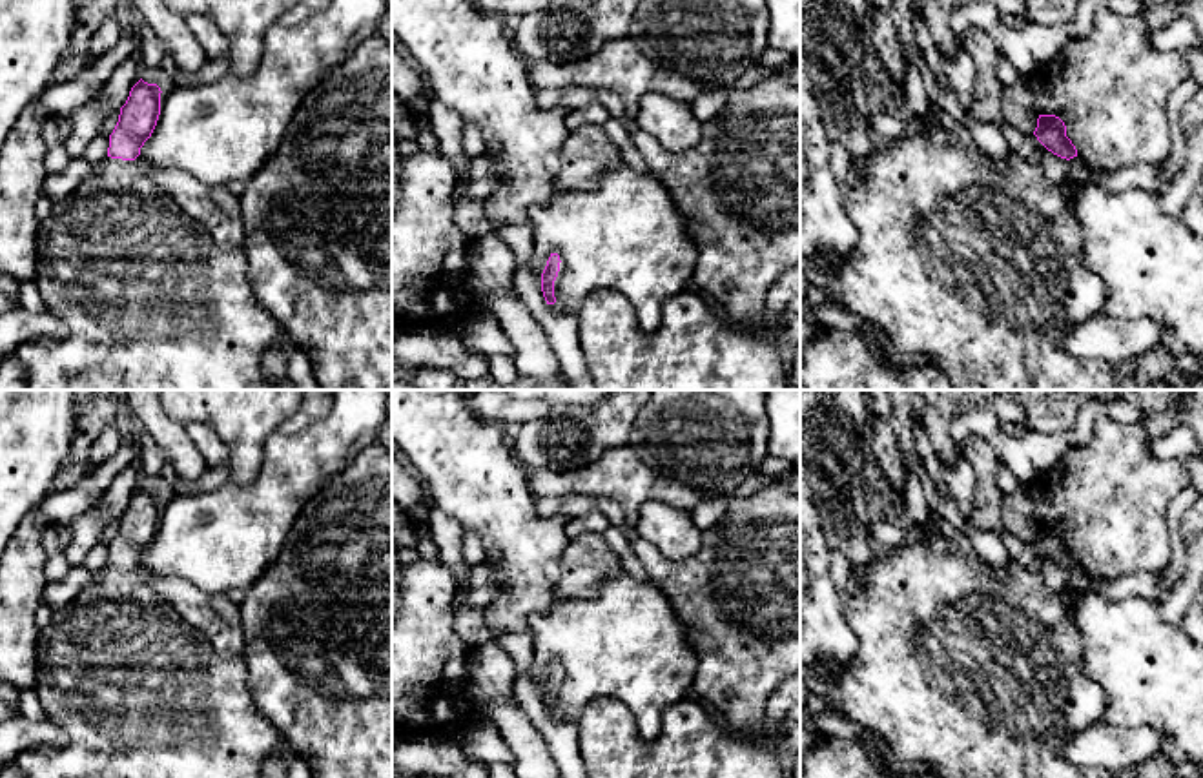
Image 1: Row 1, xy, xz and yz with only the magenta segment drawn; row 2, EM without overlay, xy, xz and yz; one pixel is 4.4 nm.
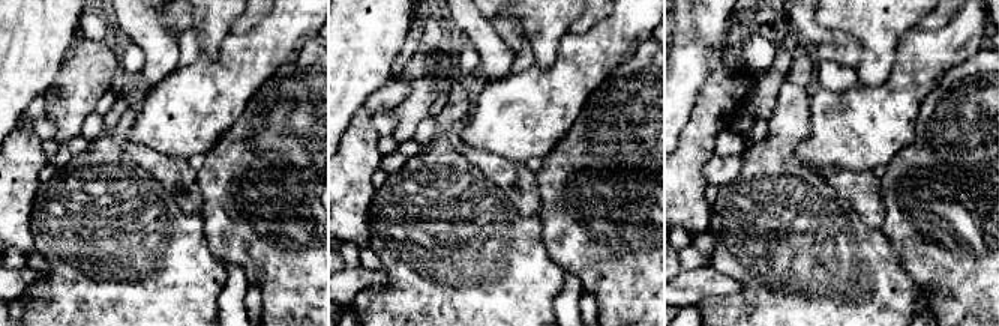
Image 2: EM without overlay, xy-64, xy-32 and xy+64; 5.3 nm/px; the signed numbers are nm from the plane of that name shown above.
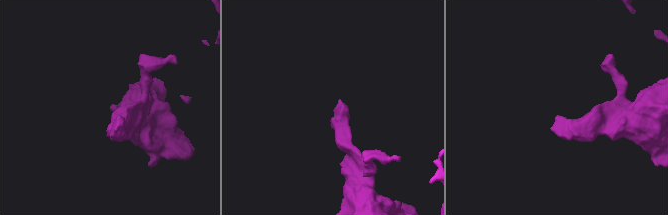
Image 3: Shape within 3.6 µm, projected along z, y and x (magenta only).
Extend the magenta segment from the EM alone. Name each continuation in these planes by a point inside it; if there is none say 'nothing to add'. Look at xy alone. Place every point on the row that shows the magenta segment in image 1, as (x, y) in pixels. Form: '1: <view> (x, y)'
1: xy (150, 301)

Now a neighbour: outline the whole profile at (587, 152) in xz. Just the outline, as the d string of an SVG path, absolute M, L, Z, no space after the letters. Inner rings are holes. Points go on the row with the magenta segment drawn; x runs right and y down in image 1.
M581 126L571 131L558 151L558 191L587 191L598 188L600 175L622 162L616 144L600 126Z

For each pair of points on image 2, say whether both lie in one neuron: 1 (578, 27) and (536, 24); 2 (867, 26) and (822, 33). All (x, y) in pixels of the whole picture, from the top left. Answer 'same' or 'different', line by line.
1: different
2: different

